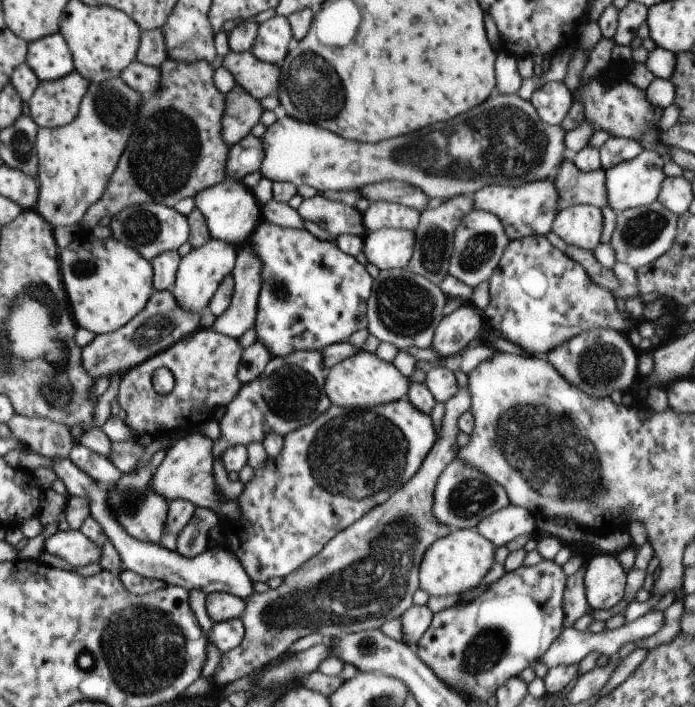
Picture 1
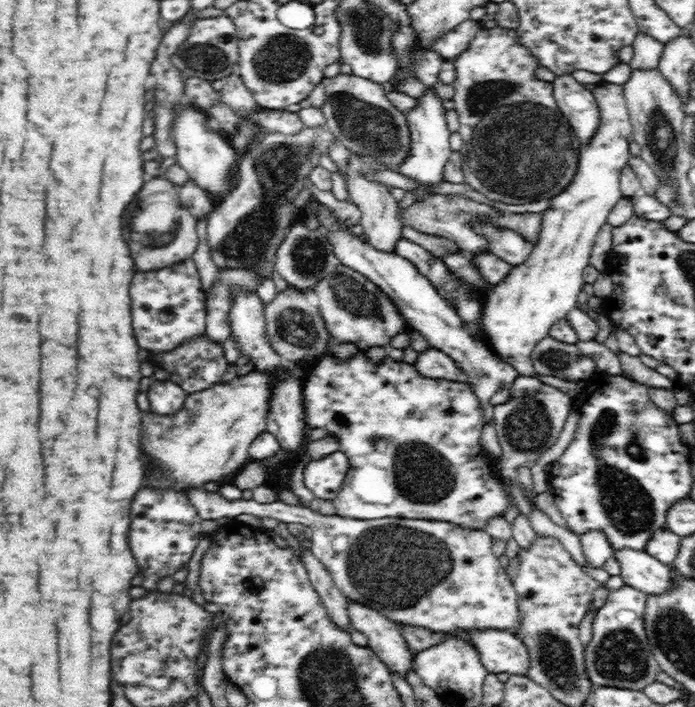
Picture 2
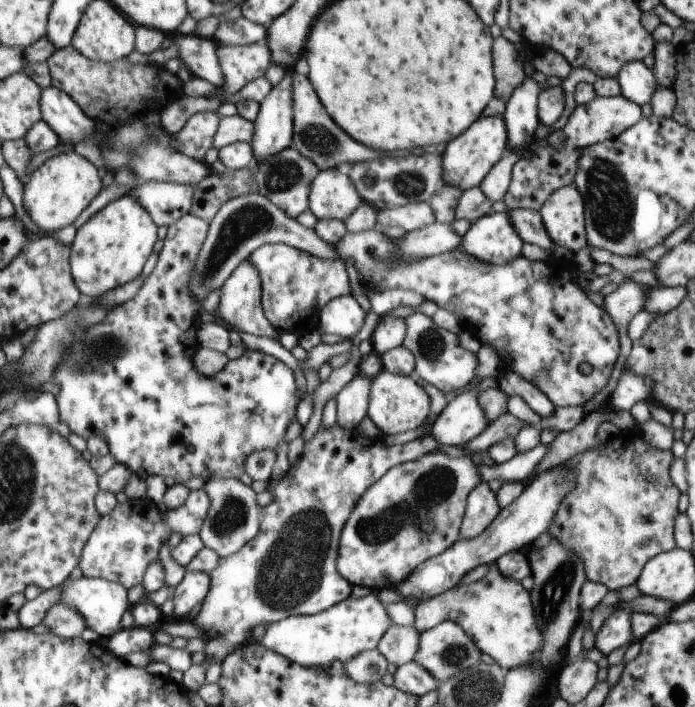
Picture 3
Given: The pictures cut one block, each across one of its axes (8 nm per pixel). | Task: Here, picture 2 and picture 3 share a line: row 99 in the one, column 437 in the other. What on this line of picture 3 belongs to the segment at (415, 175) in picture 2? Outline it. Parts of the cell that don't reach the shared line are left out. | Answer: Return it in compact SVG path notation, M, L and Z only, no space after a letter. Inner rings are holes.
M465 389L439 414L431 427L431 433L440 444L465 447L488 425L486 414L479 406L478 396L470 389Z

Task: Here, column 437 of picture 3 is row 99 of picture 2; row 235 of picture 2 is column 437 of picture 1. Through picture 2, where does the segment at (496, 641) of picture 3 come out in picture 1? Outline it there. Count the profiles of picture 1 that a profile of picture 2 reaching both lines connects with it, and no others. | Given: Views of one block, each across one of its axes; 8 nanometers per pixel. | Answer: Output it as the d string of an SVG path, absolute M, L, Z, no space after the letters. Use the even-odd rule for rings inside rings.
M477 528L452 530L426 550L419 565L419 589L429 596L454 596L476 589L495 563L495 550Z

